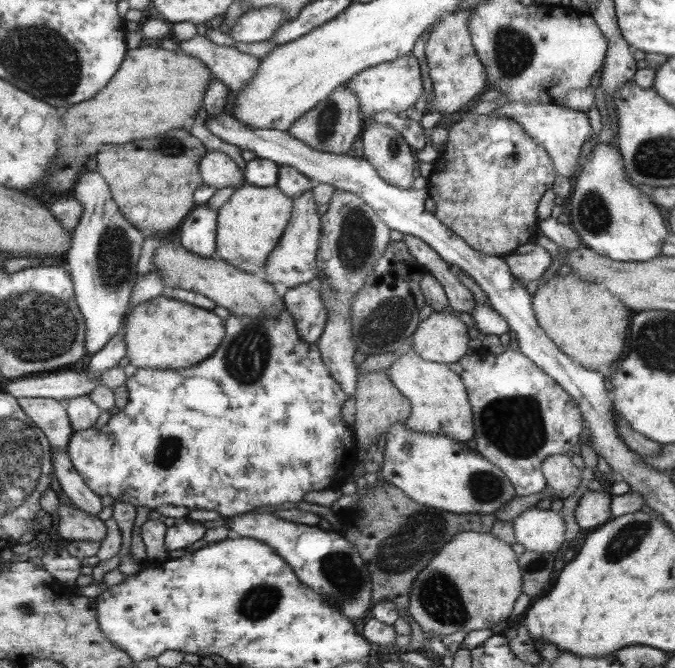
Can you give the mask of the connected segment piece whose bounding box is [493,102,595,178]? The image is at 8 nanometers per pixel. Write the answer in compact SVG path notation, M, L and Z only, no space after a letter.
M507 102L493 111L498 116L506 116L516 121L526 129L528 137L539 142L542 148L546 148L551 160L562 175L569 178L575 176L579 171L573 173L574 164L580 158L580 150L587 140L593 140L595 133L590 127L588 115L583 111L558 104L544 104L542 102Z

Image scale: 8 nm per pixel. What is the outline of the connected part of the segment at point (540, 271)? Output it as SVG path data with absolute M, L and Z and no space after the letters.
M534 244L534 249L527 254L514 252L506 254L503 259L508 263L511 275L524 286L529 282L539 280L554 260L543 246L536 244Z

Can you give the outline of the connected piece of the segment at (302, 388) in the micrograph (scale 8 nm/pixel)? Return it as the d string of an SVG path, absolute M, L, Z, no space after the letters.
M283 308L277 316L249 318L230 314L226 320L228 320L226 322L228 336L220 352L216 352L216 356L212 356L210 360L204 360L204 364L198 364L194 368L180 368L179 370L138 368L138 372L130 376L125 383L128 388L128 405L120 409L118 414L114 414L108 424L101 428L92 427L72 434L66 451L71 457L76 472L80 474L92 492L101 497L112 496L114 500L127 502L136 508L147 506L151 511L154 511L156 506L164 506L172 502L174 506L190 506L190 511L192 508L194 510L204 508L204 510L216 510L220 516L236 516L236 514L250 512L252 508L258 508L258 506L300 502L304 498L304 492L327 490L330 489L330 484L353 477L352 472L361 460L358 458L359 449L352 438L352 432L342 420L342 404L346 400L346 393L324 366L318 343L308 344L300 338L296 320L287 308Z

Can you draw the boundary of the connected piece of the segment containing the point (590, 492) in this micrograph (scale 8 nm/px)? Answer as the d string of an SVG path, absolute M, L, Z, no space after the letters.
M589 488L585 491L575 508L579 528L594 528L610 521L612 497L602 489Z

